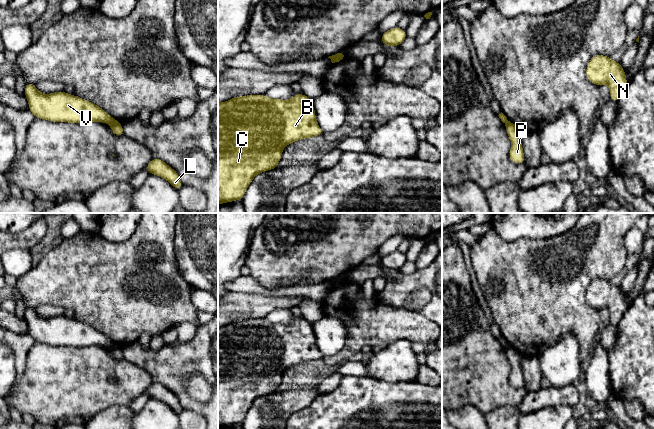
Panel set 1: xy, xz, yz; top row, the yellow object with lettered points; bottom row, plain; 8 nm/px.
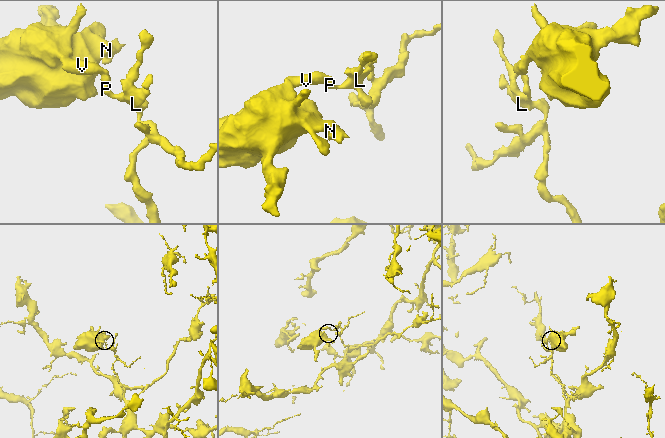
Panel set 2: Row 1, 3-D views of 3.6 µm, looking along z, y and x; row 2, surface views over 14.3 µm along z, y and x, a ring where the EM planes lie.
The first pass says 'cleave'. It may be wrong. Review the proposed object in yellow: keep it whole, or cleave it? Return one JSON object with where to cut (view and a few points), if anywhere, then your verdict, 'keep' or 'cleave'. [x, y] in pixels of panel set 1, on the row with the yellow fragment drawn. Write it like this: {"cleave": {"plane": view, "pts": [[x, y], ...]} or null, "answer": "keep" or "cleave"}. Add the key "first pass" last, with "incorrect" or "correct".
{"cleave": {"plane": "xy", "pts": [[117, 121], [110, 124]]}, "answer": "cleave", "first pass": "correct"}

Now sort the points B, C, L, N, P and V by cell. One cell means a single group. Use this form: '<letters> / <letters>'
B C N V / L P

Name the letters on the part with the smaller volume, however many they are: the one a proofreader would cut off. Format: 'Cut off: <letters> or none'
Cut off: B, C, N, V

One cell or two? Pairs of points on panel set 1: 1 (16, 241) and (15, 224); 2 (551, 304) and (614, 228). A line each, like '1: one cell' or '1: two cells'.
1: two cells
2: one cell

